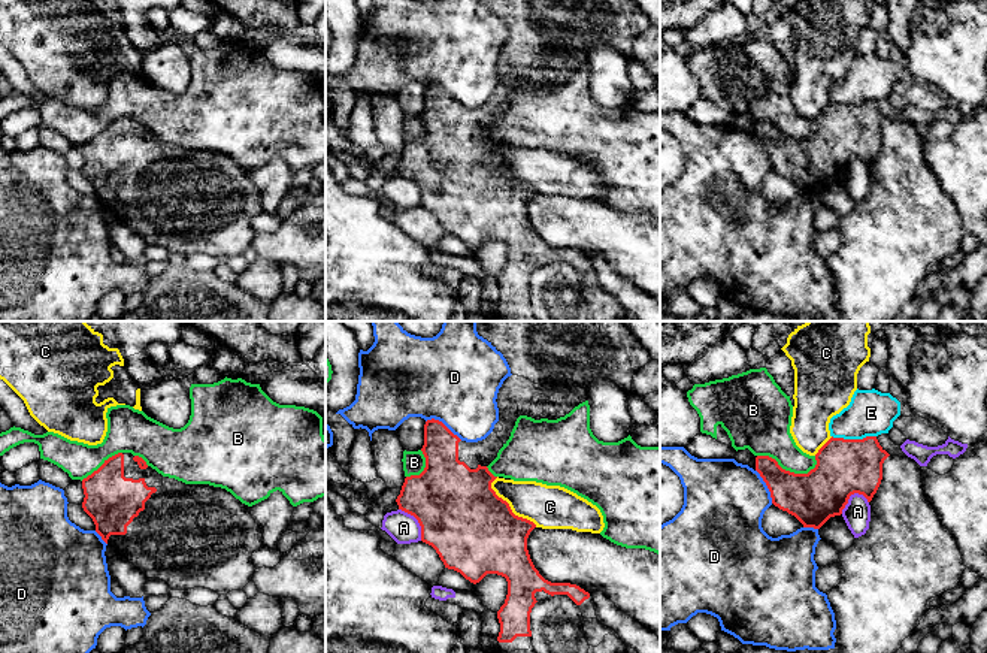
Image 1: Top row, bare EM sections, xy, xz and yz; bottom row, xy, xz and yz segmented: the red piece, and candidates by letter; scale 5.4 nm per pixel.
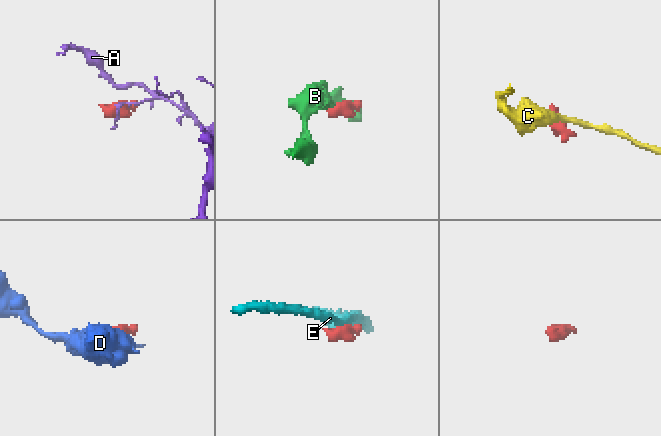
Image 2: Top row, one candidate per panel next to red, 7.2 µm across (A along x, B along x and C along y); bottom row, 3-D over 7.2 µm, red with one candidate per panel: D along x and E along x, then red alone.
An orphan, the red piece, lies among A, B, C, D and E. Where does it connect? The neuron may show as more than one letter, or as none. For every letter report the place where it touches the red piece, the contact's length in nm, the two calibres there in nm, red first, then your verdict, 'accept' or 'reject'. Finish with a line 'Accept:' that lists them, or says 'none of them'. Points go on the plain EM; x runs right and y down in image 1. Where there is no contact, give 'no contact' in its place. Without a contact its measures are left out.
A: xz (418, 187) | 220 nm | 440/160 nm | reject
B: yz (787, 136) | 340 nm | 280/280 nm | reject
C: xz (508, 171) | 340 nm | 460/240 nm | reject
D: xz (442, 88) | 220 nm | 200/480 nm | reject
E: yz (854, 105) | 240 nm | 300/260 nm | reject
Accept: none of them

